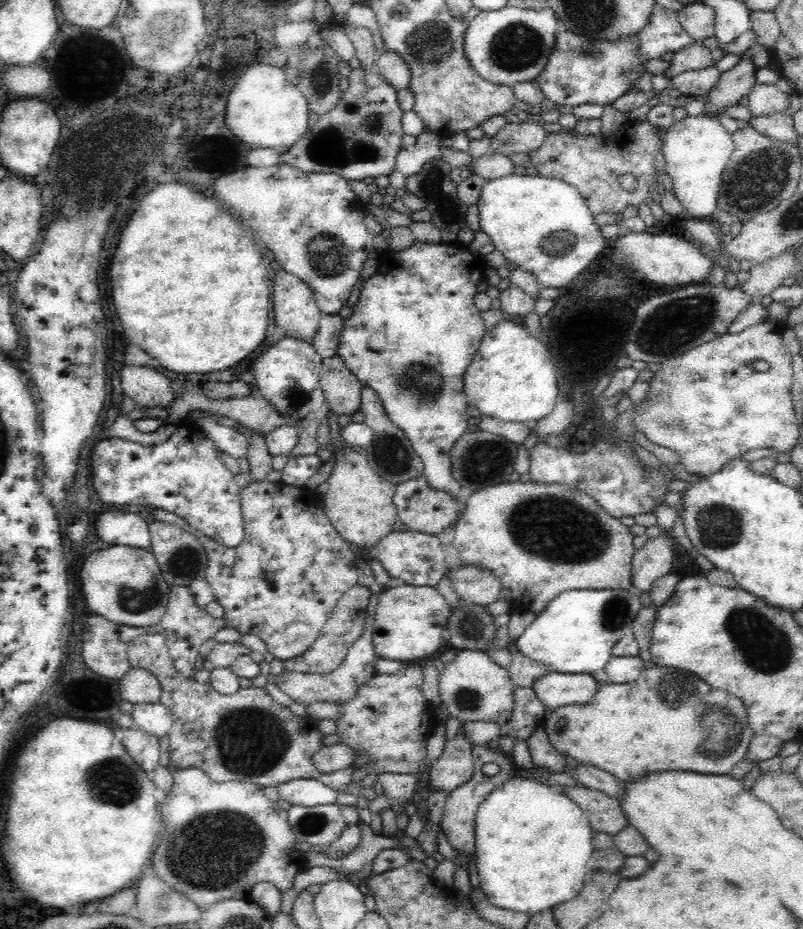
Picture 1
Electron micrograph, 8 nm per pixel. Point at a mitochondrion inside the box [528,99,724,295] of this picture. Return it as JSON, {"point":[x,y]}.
{"point":[558,245]}

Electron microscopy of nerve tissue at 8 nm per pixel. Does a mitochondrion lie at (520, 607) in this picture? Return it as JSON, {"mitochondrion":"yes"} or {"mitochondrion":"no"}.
{"mitochondrion":"no"}

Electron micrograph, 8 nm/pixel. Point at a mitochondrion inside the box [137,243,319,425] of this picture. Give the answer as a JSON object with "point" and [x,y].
{"point":[297,398]}

